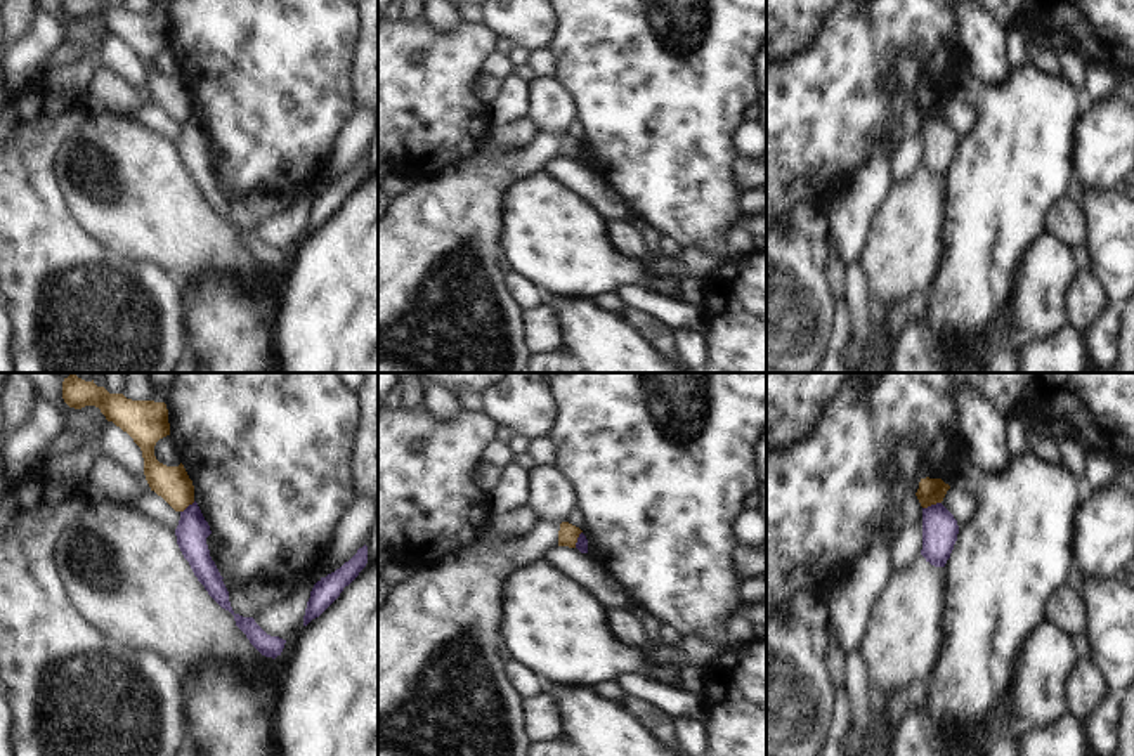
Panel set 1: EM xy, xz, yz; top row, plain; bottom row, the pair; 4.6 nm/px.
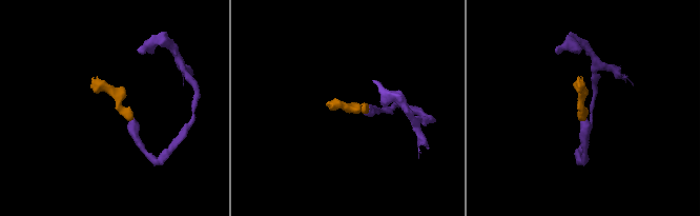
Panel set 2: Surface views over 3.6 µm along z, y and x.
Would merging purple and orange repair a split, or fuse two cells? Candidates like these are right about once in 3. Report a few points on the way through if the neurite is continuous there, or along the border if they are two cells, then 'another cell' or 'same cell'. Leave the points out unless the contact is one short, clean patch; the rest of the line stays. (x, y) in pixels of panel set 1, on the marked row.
border along yz (940, 501), (923, 508); another cell

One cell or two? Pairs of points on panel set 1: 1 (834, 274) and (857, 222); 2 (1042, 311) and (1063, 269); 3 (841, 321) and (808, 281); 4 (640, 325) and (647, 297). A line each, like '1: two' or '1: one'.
1: two
2: one
3: two
4: two

